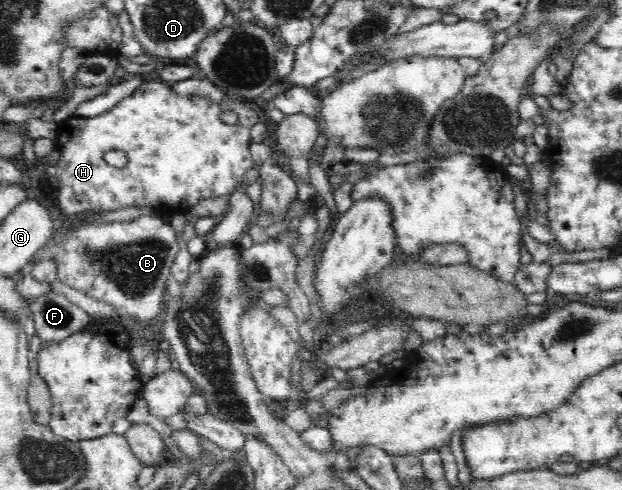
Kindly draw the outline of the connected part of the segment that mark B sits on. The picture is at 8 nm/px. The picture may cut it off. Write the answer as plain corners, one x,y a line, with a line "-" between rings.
141,215
129,221
102,224
91,222
91,218
84,218
81,226
71,226
69,230
61,230
59,234
55,234
51,242
37,252
35,260
55,258
59,262
59,281
81,290
95,300
103,300
115,306
117,312
121,312
123,316
131,316
144,325
156,324
157,318
164,310
163,304
167,294
165,281
169,278
171,266
180,248
173,227
168,221
161,221
157,217

